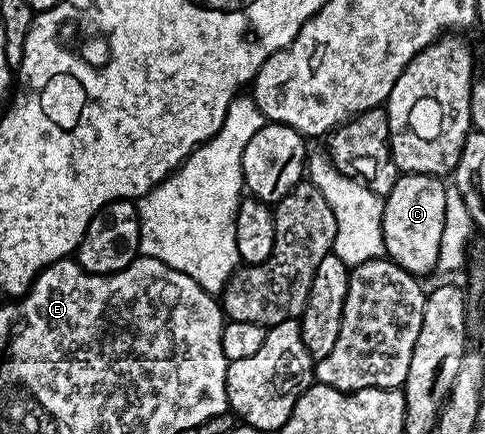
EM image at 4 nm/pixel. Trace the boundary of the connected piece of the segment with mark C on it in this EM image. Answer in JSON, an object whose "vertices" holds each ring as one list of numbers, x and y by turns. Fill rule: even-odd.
{"vertices":[[400,174,394,188,384,198,384,249,389,259,412,275,423,276,437,269,439,240,442,238,443,220,447,212,445,187,439,177,430,174]]}

